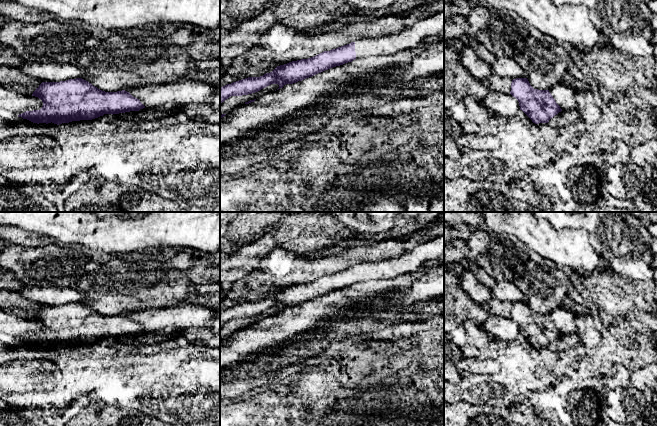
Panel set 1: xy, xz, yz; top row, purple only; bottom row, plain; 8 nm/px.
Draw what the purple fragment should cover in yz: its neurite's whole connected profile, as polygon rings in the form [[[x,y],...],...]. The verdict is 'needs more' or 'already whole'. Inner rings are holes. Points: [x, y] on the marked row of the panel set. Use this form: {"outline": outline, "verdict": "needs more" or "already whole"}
{"outline": [[[527,78],[513,79],[510,94],[518,100],[520,110],[535,124],[548,123],[562,111],[549,90],[534,89]]], "verdict": "already whole"}

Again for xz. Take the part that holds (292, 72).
{"outline": [[[444,10],[417,21],[411,27],[399,32],[380,37],[362,38],[308,59],[277,66],[272,72],[263,76],[248,77],[227,84],[220,88],[220,105],[231,96],[252,94],[271,84],[278,84],[280,89],[286,84],[302,81],[357,58],[394,55],[402,50],[418,47],[424,40],[430,38],[439,39],[432,46],[444,43]]], "verdict": "needs more"}

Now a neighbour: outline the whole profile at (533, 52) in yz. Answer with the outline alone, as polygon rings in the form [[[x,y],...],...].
[[[509,12],[505,14],[513,19],[517,29],[513,59],[527,72],[530,85],[542,90],[543,83],[553,81],[552,68],[556,62],[553,46],[560,43],[541,33],[520,16]]]

